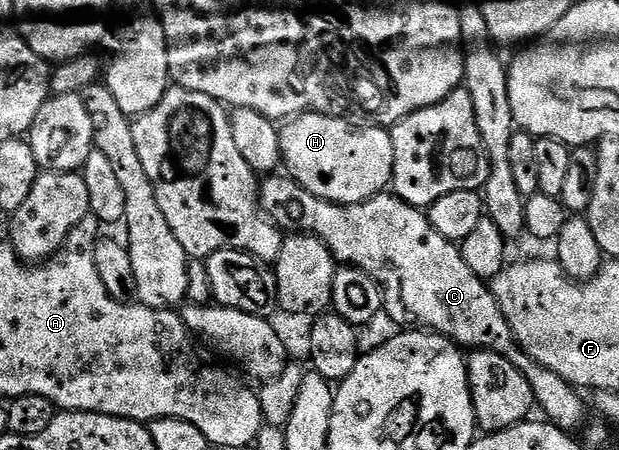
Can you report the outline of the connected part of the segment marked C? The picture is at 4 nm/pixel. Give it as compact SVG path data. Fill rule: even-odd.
M269 176L260 183L261 209L285 232L313 234L333 253L338 263L354 266L367 272L381 285L383 291L383 310L397 328L410 330L428 330L434 334L443 334L453 339L458 346L470 351L490 350L515 364L519 372L531 384L533 396L539 410L553 425L566 432L576 431L576 426L585 418L585 402L580 398L572 382L555 376L546 366L539 365L531 356L527 356L518 346L511 332L511 324L503 316L499 304L495 300L492 289L471 268L467 268L467 260L463 260L458 243L447 240L435 232L429 222L428 213L418 207L404 202L392 192L376 194L371 200L340 206L337 202L328 202L311 192L307 192L300 184L288 176Z

